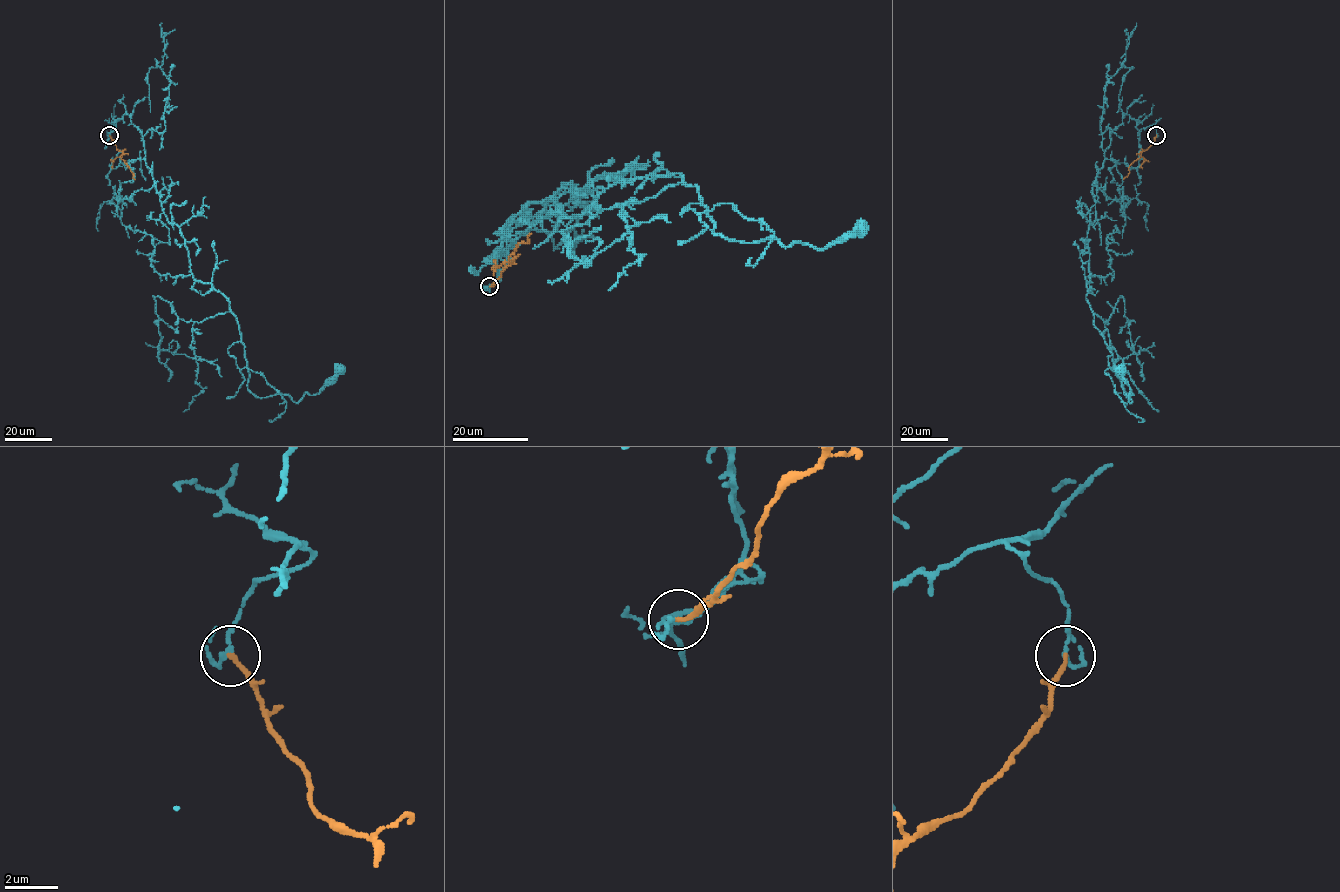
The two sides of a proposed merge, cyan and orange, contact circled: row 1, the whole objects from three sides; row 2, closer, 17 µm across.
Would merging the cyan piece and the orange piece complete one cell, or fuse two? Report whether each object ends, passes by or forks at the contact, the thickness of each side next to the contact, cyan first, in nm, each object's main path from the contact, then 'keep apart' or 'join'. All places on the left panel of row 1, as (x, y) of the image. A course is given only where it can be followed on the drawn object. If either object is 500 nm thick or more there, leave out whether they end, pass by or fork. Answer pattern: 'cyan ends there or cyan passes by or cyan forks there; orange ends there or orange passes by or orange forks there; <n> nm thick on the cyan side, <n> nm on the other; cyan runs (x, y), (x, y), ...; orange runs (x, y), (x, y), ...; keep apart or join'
cyan passes by; orange ends there; 140 nm thick on the cyan side, 170 nm on the other; cyan runs (109, 135), (126, 114), (142, 135), (193, 277), (220, 291), (235, 317), (248, 389), (297, 402), (340, 370); orange runs (109, 135), (122, 152), (120, 158), (135, 179); keep apart

